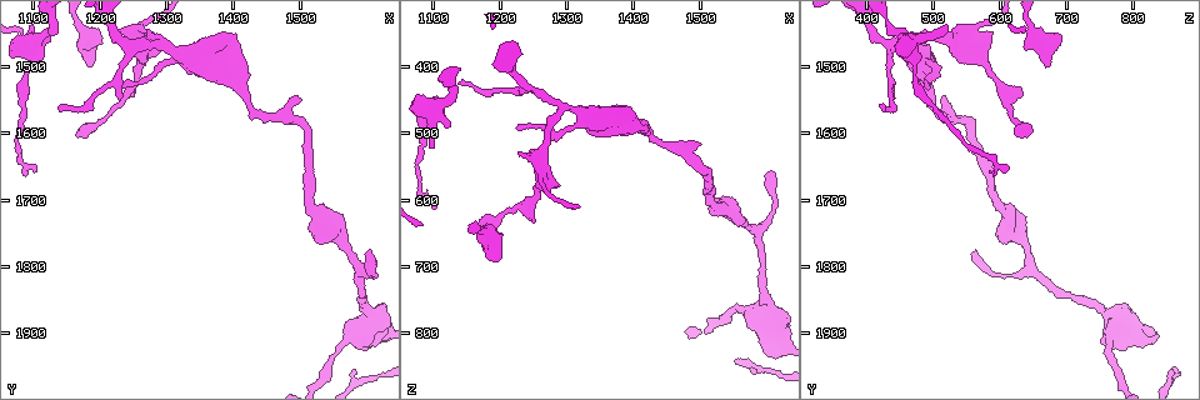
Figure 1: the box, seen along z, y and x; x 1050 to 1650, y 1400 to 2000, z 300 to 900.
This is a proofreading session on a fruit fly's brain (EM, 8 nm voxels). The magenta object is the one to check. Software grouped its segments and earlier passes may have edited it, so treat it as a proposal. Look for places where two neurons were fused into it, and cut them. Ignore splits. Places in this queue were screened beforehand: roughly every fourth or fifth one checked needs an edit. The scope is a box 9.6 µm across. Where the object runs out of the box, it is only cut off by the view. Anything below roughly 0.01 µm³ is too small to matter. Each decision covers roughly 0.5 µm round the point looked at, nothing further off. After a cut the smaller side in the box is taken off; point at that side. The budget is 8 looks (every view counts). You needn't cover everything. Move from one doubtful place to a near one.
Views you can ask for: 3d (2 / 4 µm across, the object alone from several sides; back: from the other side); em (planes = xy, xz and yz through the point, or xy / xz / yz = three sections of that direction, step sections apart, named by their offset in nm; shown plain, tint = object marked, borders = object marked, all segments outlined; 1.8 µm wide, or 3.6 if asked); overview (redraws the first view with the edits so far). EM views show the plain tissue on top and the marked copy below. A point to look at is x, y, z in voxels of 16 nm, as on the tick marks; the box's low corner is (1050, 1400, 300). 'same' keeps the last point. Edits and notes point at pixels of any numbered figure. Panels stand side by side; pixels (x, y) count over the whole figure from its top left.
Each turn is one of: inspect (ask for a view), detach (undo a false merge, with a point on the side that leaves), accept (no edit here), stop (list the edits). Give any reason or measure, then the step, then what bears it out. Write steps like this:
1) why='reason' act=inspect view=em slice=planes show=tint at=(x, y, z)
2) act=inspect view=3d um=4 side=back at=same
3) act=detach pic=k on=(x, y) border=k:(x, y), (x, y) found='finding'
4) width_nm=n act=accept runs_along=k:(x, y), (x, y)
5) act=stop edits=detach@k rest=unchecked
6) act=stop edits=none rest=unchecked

why='thin neck' act=inspect view=3d um=4 at=(1085, 1520, 475)

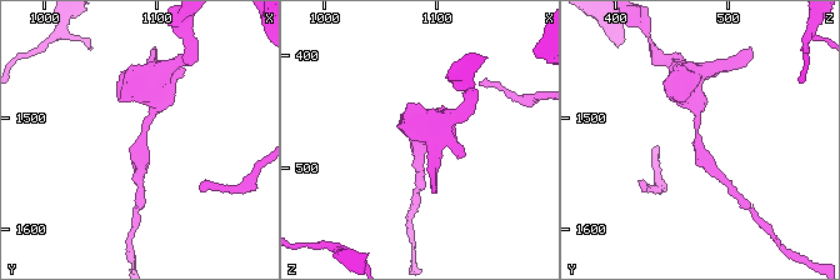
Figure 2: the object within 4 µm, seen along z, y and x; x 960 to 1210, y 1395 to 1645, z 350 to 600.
why='now the EM' act=inspect view=em slice=planes show=tint at=(1088, 1514, 474)

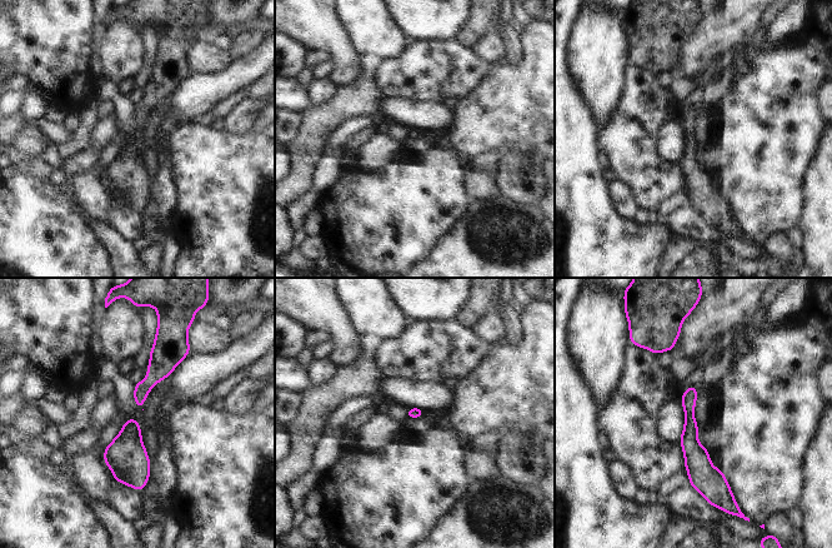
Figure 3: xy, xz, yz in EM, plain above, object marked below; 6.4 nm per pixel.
width_nm=60 act=accept runs_along=3:(692, 389), (690, 446), (708, 492) found='continuous, no second neuron'

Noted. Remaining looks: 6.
act=inspect view=3d um=4 side=back at=(1405, 1530, 490)

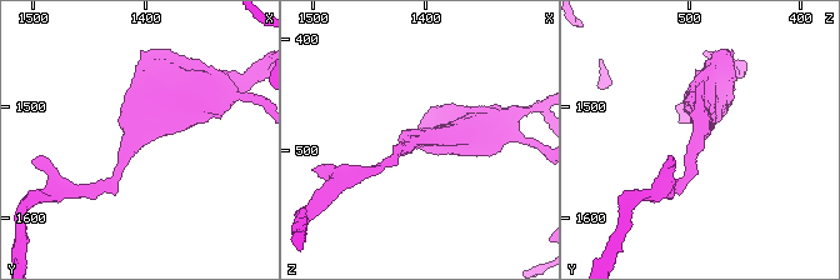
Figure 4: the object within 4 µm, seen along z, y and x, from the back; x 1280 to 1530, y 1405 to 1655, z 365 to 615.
why='now the EM' act=inspect view=em slice=planes show=tint at=(1406, 1526, 492)

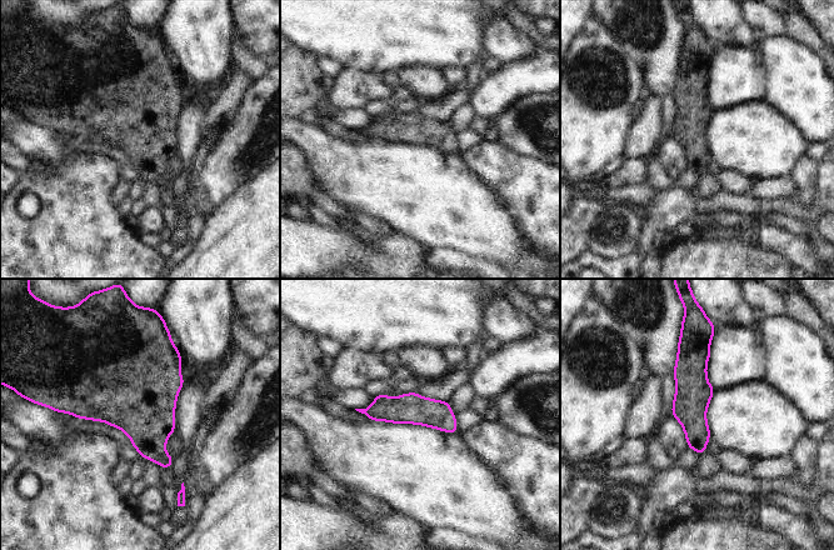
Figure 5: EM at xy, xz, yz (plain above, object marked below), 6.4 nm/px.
act=accept runs_along=5:(694, 344), (694, 424), (700, 450) found='continuous, no second neuron'

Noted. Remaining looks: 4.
why='a fork' act=inspect view=3d um=2 at=(1295, 1470, 460)

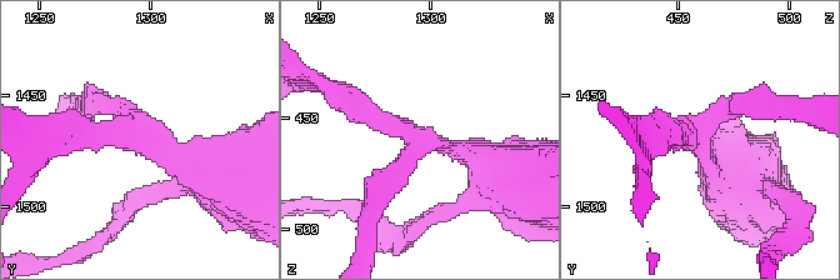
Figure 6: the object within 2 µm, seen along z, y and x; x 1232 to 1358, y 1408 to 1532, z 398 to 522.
arms=3 arm_widths_nm=180,190,550 act=inspect view=em slice=yz step=4 show=tint at=(1296, 1468, 461)

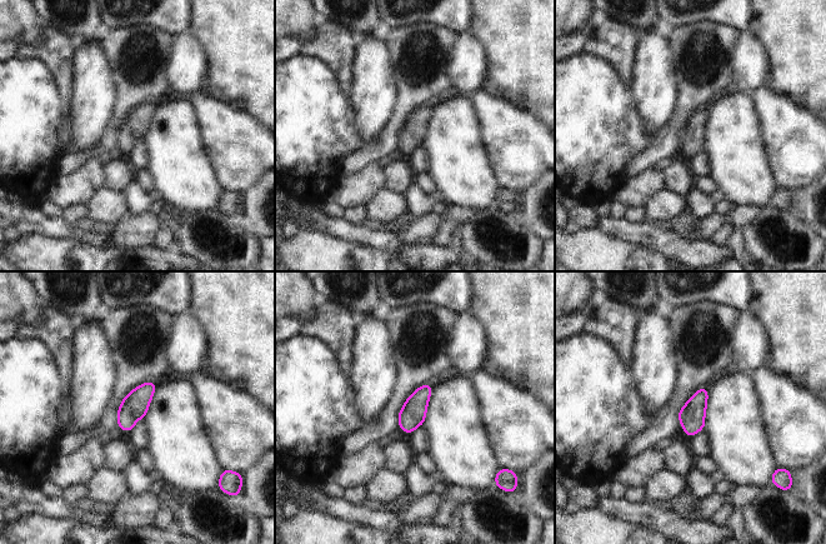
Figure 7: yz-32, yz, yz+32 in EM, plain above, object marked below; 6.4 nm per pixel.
act=inspect view=em slice=planes show=tint at=same

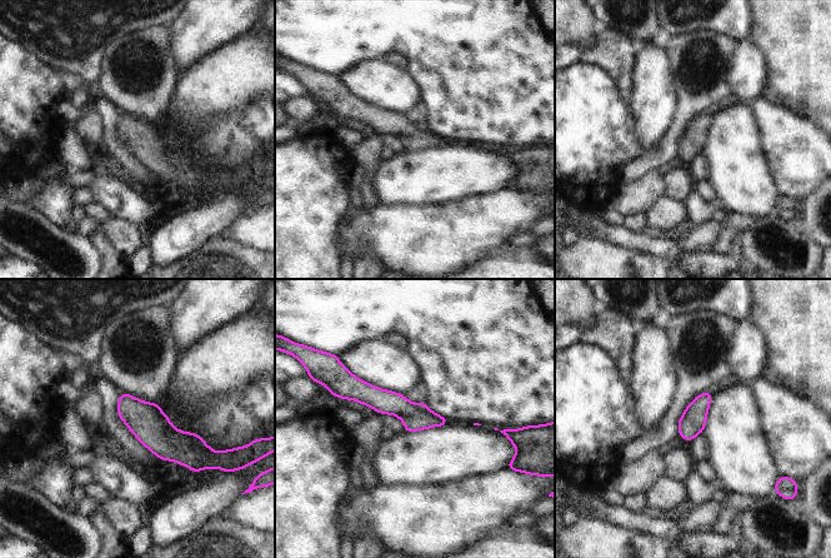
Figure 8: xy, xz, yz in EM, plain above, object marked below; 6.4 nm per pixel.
width_nm=160 act=accept runs_along=8:(345, 393), (444, 421) found='continuous, no second neuron'

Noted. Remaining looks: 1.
act=stop edits=none rest=unchecked

